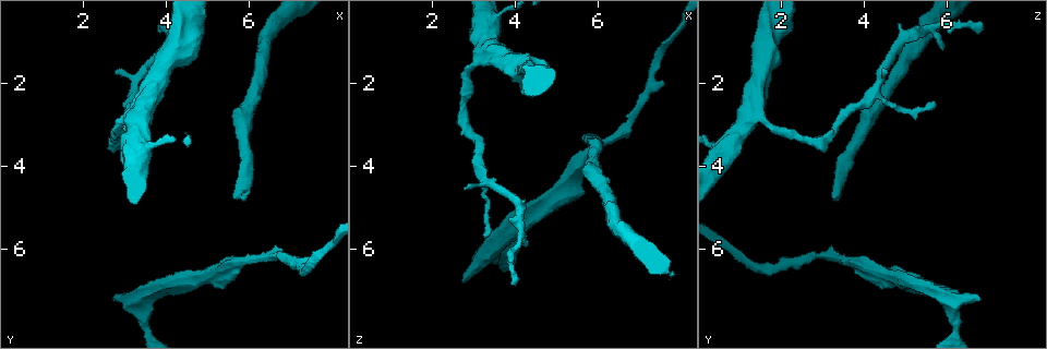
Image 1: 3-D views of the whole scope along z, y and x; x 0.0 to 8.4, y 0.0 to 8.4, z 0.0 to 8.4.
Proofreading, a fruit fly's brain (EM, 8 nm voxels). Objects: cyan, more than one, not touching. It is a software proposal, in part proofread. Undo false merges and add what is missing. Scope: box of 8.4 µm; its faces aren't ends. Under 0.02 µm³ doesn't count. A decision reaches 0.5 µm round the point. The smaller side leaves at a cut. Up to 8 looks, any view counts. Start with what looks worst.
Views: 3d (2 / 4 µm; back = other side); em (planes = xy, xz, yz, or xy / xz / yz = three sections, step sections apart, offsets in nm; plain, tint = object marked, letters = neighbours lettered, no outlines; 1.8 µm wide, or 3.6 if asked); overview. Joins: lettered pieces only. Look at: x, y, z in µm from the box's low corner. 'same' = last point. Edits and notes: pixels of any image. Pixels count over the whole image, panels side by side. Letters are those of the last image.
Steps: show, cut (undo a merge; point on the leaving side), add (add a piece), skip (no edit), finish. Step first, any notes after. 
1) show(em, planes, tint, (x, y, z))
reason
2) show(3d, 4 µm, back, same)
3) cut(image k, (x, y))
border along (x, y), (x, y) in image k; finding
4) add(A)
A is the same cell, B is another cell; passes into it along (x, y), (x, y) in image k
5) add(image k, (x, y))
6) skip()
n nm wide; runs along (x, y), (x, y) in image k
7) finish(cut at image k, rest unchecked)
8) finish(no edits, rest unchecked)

show(3d, 4 µm, (5.60, 4.75, 3.35))
branch stops here

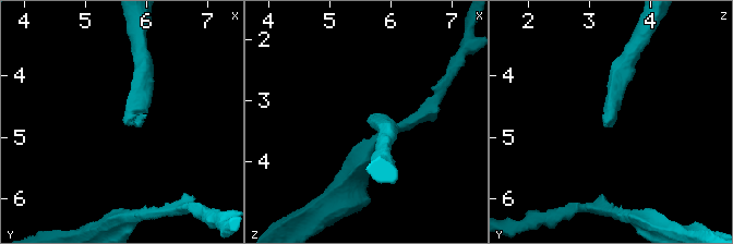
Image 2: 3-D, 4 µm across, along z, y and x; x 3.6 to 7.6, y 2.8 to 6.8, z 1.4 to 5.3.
show(em, 3.6 µm, xz, step 16, tint, (5.60, 4.75, 3.25))

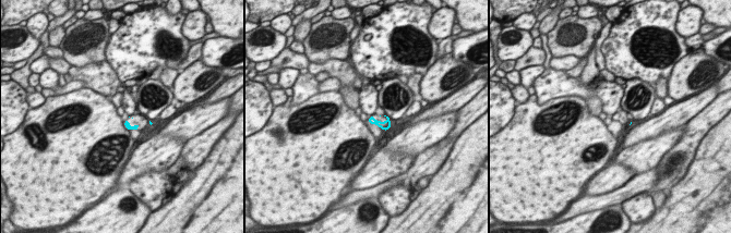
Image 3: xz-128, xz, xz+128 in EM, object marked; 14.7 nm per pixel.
show(em, 3.6 µm, planes, letters, same)
cut it another way

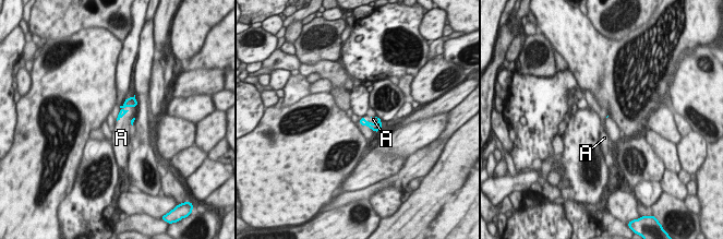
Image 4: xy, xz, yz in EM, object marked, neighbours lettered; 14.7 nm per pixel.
add(A)
A is the same cell; it goes on there

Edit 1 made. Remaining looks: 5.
show(3d, 4 µm, (4.00, 0.80, 6.85))
thin end

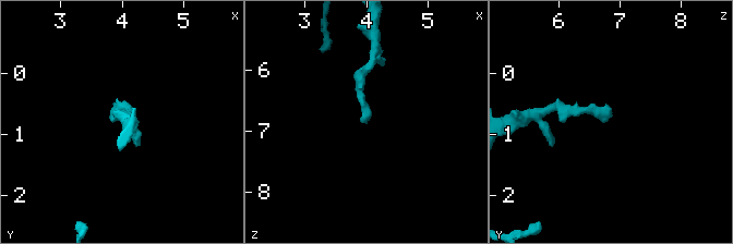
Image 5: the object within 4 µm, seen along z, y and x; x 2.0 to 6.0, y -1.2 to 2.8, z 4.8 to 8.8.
show(em, planes, tint, (4.00, 0.80, 6.80))

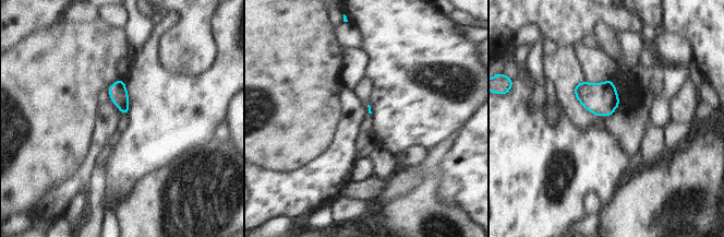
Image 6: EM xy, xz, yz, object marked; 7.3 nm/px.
show(em, planes, letters, same)

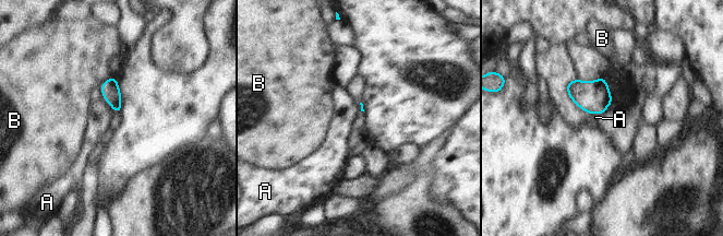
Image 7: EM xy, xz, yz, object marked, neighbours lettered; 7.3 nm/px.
skip()
A touches over 160 nm; A and B are other cells; border along (103, 96), (115, 113) in image 7; none of them fits

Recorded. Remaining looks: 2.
show(em, planes, letters, (2.80, 1.80, 4.55))
thin end

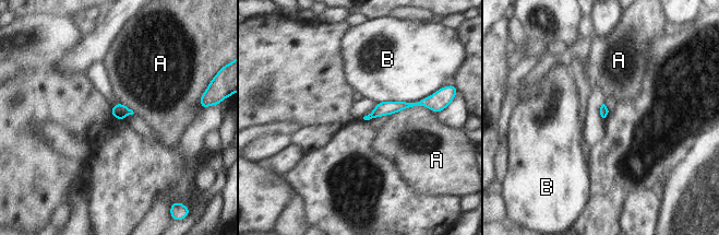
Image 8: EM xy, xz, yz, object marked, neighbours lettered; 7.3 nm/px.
skip()
A and B are other cells; no lettered piece goes on from it

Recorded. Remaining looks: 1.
finish(add at image 4, rest unchecked)

